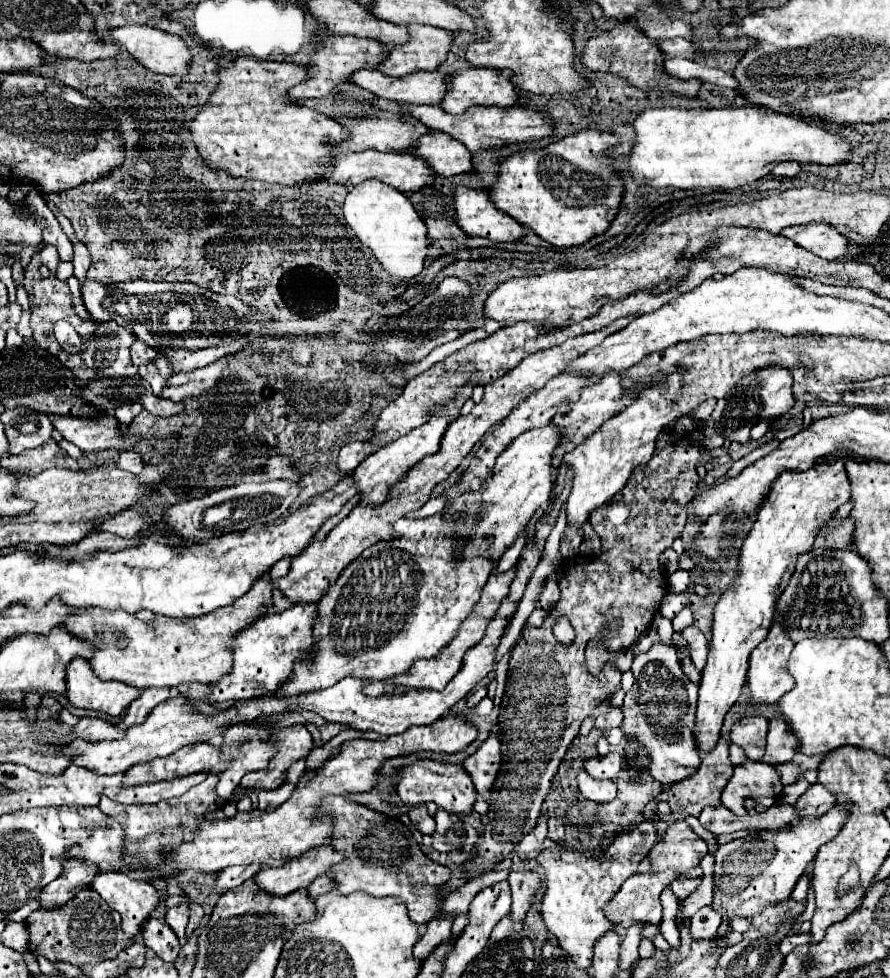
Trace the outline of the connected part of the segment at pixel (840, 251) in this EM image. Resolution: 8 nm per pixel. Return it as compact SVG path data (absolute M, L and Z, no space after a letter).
M825 223L787 227L781 231L781 235L823 259L839 259L847 251L847 237L839 235L833 227L827 227Z

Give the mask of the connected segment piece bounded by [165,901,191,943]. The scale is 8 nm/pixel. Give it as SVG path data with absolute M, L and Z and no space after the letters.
M185 901L185 903L169 909L165 915L165 923L175 931L175 935L179 937L181 943L185 943L185 927L189 921L189 905L191 905L191 901Z

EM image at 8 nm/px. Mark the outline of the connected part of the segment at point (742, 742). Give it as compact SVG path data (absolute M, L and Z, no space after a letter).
M745 717L731 727L731 741L743 747L745 755L751 761L763 759L765 737L767 737L767 719L763 717Z

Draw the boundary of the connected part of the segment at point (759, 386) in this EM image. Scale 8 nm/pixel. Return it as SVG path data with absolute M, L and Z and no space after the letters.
M767 365L767 367L761 367L759 371L753 371L751 375L741 377L739 383L735 383L735 393L731 397L717 401L713 419L719 427L719 431L729 441L739 441L739 443L749 441L749 431L755 423L759 423L763 419L781 417L795 405L791 387L793 387L791 369L781 367L781 365Z

